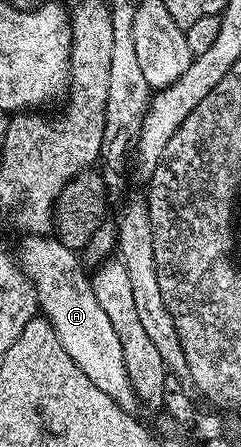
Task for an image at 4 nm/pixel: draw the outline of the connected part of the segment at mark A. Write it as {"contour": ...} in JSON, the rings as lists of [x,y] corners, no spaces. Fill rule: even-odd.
{"contour":[[[25,235],[23,239],[19,250],[16,250],[19,266],[22,272],[29,276],[37,294],[39,311],[52,324],[56,338],[64,347],[64,352],[67,352],[68,356],[72,356],[72,360],[84,372],[88,380],[91,380],[96,388],[112,399],[122,411],[137,415],[142,402],[135,389],[132,388],[131,377],[128,376],[128,370],[124,365],[124,352],[120,345],[120,338],[116,335],[116,330],[108,316],[105,315],[104,308],[96,300],[96,294],[92,291],[91,275],[88,270],[87,272],[84,270],[80,262],[81,257],[77,251],[60,244],[58,239],[53,236]]]}

